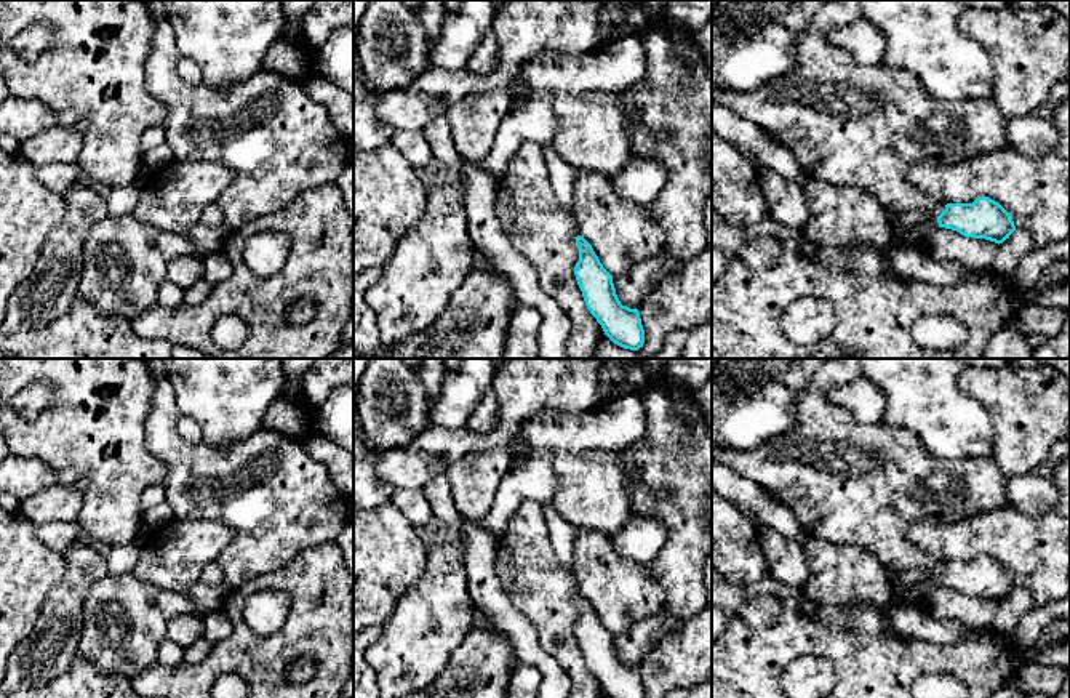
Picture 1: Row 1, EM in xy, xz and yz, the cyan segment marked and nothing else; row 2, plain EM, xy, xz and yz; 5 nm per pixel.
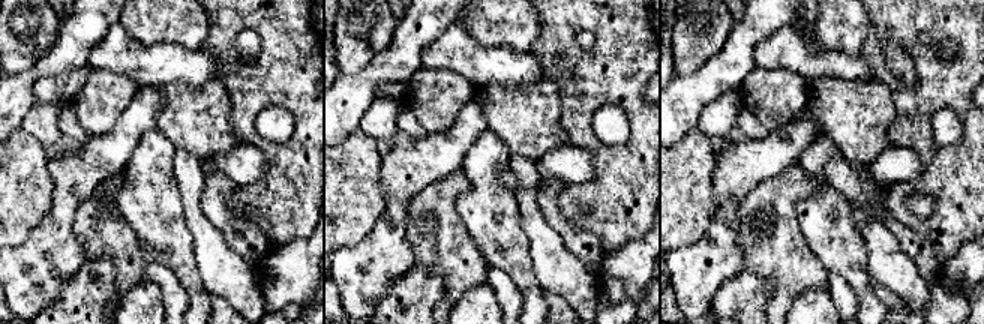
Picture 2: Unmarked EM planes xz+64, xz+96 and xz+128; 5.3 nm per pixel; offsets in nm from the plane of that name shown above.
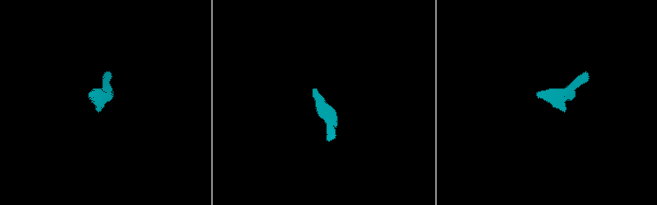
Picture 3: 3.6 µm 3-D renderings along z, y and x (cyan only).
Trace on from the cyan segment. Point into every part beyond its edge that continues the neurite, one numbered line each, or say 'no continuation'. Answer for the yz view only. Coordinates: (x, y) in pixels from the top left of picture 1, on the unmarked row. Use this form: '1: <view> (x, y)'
1: yz (909, 578)

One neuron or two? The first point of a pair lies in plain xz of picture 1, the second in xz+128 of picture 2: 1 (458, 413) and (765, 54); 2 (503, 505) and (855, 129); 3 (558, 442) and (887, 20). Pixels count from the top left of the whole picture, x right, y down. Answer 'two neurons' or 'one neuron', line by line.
1: two neurons
2: two neurons
3: two neurons

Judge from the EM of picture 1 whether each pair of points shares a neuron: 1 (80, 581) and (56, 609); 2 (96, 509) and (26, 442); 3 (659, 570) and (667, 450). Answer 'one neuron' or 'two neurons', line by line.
1: one neuron
2: one neuron
3: one neuron

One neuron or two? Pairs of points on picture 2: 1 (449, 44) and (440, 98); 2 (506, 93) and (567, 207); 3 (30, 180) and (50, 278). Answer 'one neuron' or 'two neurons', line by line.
1: two neurons
2: two neurons
3: two neurons

